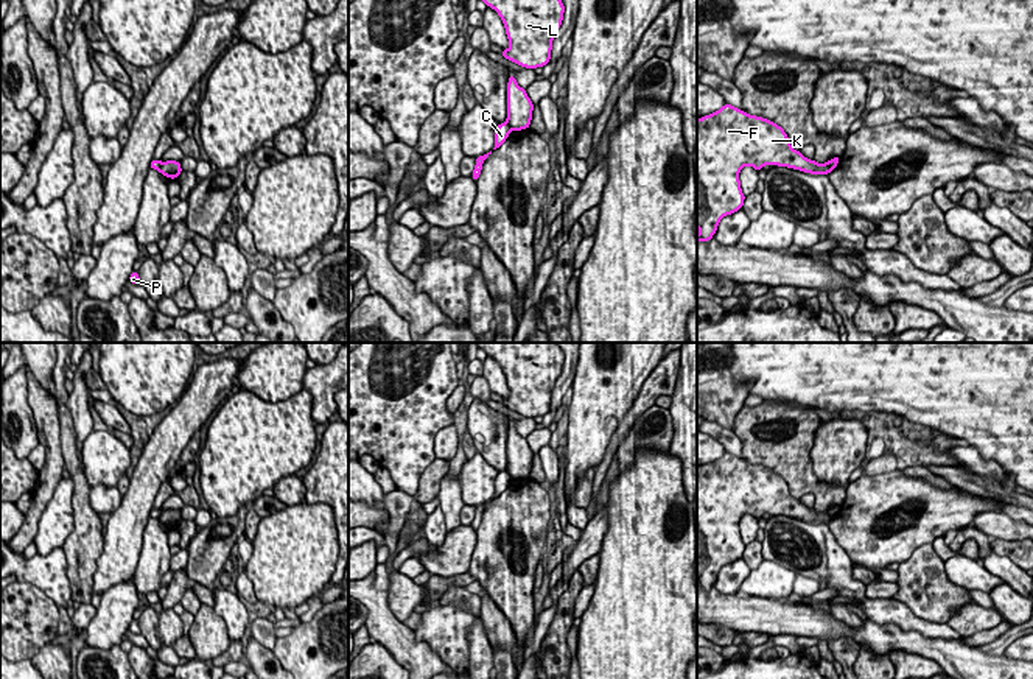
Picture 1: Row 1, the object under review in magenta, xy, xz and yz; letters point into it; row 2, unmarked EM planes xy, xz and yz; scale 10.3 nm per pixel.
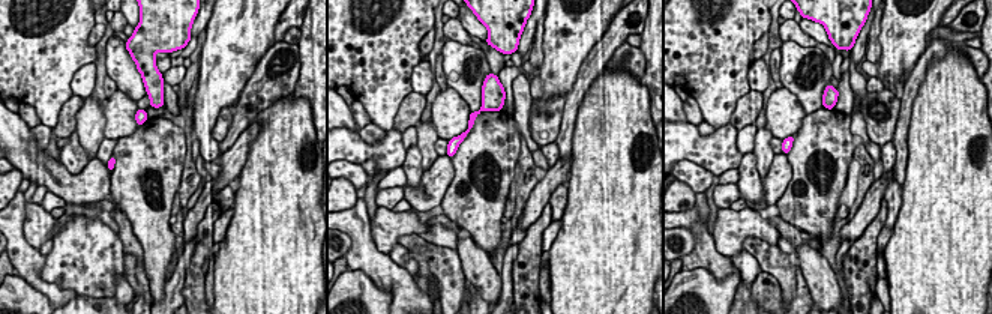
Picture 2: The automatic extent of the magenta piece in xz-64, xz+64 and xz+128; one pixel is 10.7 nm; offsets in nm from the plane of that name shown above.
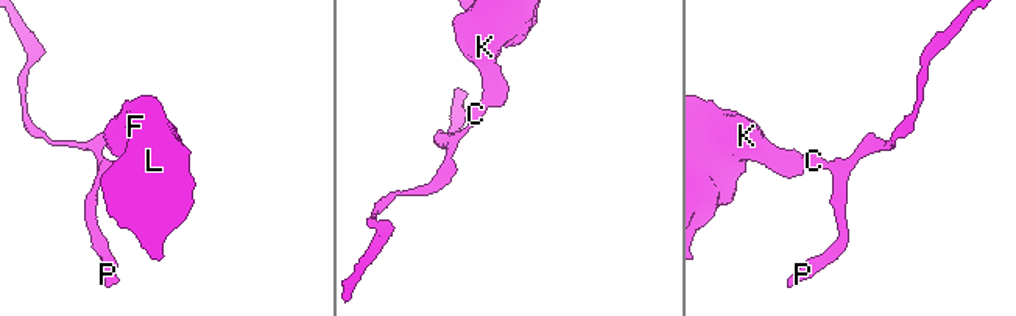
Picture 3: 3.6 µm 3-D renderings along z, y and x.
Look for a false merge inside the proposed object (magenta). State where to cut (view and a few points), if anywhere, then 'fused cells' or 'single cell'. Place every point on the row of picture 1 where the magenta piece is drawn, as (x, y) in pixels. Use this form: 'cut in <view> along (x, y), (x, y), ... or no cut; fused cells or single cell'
cut in xz along (506, 120), (512, 130); fused cells

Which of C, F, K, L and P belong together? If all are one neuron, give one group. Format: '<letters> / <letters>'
C P / F K L

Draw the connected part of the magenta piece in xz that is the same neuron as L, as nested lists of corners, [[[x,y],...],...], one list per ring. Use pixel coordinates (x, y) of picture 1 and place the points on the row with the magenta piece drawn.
[[[484,0],[506,26],[510,42],[499,55],[524,69],[549,64],[552,40],[562,25],[562,0]]]

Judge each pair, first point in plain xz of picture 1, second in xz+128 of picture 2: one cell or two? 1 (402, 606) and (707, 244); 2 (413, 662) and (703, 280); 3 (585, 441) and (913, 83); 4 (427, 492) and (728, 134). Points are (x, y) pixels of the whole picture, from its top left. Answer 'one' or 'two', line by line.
1: two
2: two
3: two
4: two

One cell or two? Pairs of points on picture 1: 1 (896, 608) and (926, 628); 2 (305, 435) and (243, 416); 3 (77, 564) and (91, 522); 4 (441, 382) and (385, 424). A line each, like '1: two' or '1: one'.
1: one
2: one
3: one
4: one

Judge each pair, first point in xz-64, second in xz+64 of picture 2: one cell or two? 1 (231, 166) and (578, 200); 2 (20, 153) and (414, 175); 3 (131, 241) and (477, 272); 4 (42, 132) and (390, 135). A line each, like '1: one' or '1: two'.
1: two
2: two
3: one
4: two

